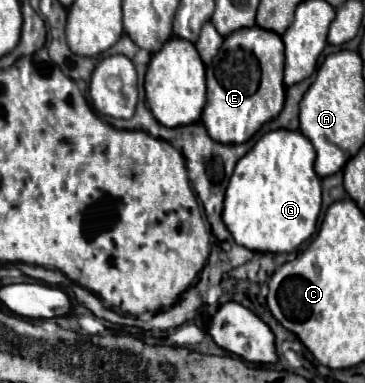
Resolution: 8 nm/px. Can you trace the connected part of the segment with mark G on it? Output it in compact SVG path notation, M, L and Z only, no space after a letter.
M274 130L240 158L226 188L222 220L236 244L252 252L294 252L316 232L322 204L320 178L314 172L316 152L302 132Z

